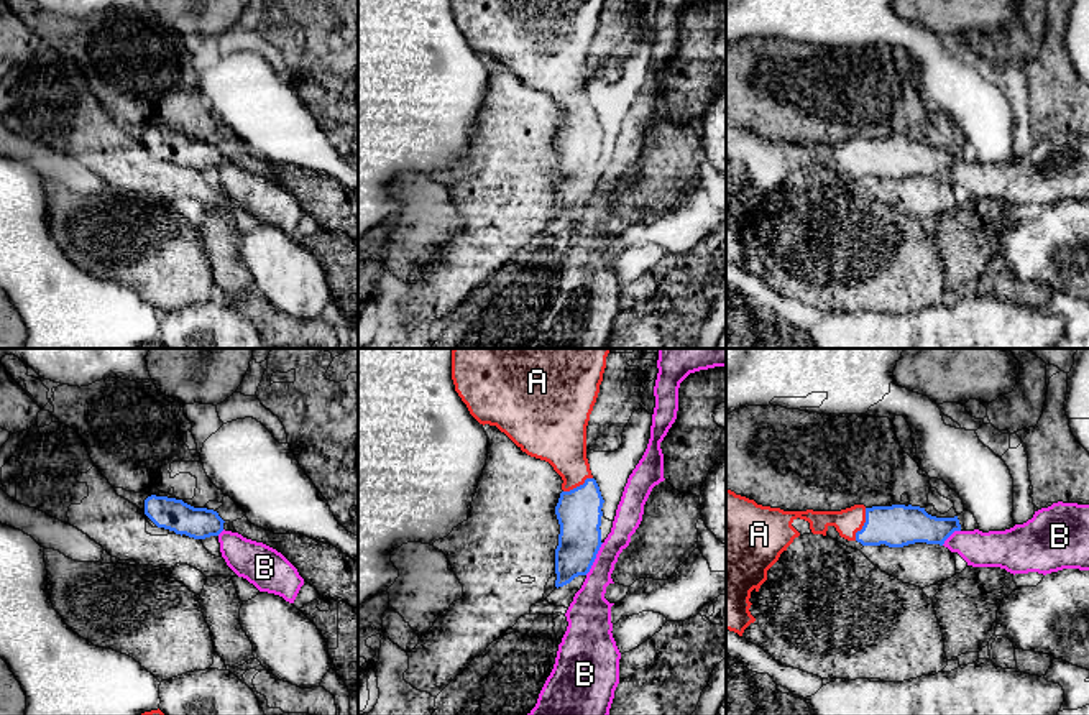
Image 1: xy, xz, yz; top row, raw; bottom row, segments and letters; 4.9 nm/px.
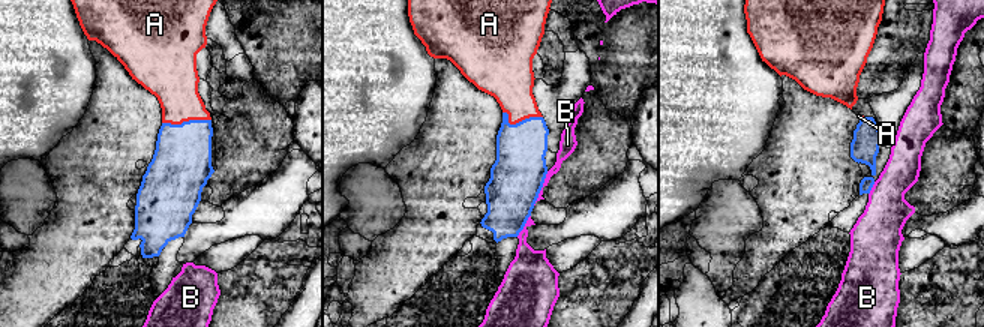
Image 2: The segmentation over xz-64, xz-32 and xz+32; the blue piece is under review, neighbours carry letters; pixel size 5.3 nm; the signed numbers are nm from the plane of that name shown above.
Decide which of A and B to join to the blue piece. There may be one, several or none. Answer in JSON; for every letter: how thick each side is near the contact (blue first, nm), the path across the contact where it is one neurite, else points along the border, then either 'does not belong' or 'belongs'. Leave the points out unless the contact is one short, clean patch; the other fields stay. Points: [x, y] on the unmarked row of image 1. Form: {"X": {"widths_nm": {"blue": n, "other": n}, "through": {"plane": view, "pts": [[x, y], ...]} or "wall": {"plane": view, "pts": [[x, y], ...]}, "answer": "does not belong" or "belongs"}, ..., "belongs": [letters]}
{"A": {"widths_nm": {"blue": 200, "other": 130}, "through": {"plane": "yz", "pts": [[896, 158], [864, 156], [848, 153]]}, "answer": "belongs"}, "B": {"widths_nm": {"blue": 220, "other": 180}, "wall": {"plane": "xz", "pts": [[603, 175], [585, 206]]}, "answer": "does not belong"}, "belongs": ["A"]}

